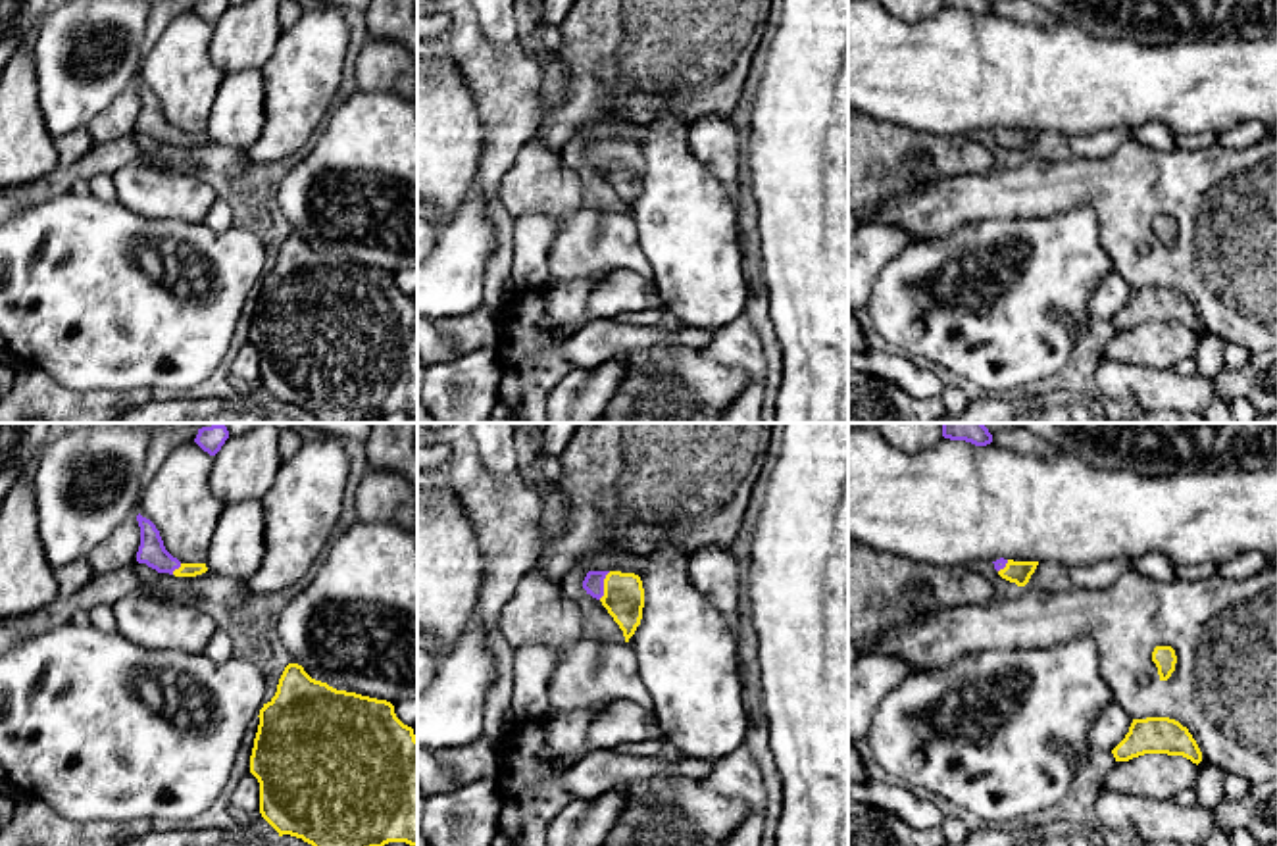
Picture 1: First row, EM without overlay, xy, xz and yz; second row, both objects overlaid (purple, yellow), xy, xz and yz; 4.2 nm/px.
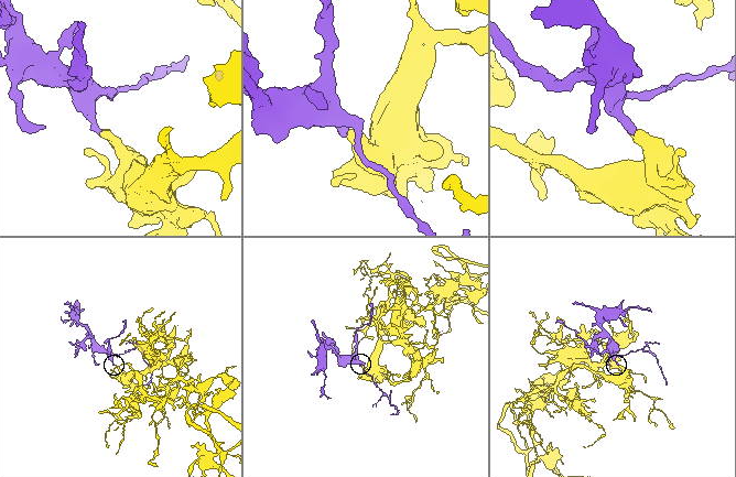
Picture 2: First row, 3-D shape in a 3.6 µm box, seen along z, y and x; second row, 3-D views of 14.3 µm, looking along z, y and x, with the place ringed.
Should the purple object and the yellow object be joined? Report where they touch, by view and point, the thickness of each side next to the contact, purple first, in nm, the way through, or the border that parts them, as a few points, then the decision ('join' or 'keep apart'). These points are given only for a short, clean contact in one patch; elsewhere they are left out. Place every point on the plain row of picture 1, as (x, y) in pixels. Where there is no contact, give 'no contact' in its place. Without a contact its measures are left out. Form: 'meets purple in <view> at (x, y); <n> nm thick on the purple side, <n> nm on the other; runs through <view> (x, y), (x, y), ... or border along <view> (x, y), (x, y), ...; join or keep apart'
meets purple in xz at (602, 154); 90 nm thick on the purple side, 180 nm on the other; runs through xz (593, 152), (602, 154), (612, 156), (624, 166); join

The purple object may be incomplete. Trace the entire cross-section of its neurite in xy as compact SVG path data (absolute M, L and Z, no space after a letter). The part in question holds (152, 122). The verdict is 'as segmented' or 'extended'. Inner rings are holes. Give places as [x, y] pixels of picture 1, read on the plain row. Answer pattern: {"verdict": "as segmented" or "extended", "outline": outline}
{"verdict": "extended", "outline": "M138 83L137 90L140 96L140 115L137 121L138 133L146 133L158 142L169 142L175 146L196 146L208 140L206 133L181 133L177 127L173 127L165 119L160 100L150 88Z"}

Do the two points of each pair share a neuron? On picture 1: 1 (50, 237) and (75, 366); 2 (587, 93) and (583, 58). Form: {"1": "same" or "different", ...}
{"1": "same", "2": "same"}

